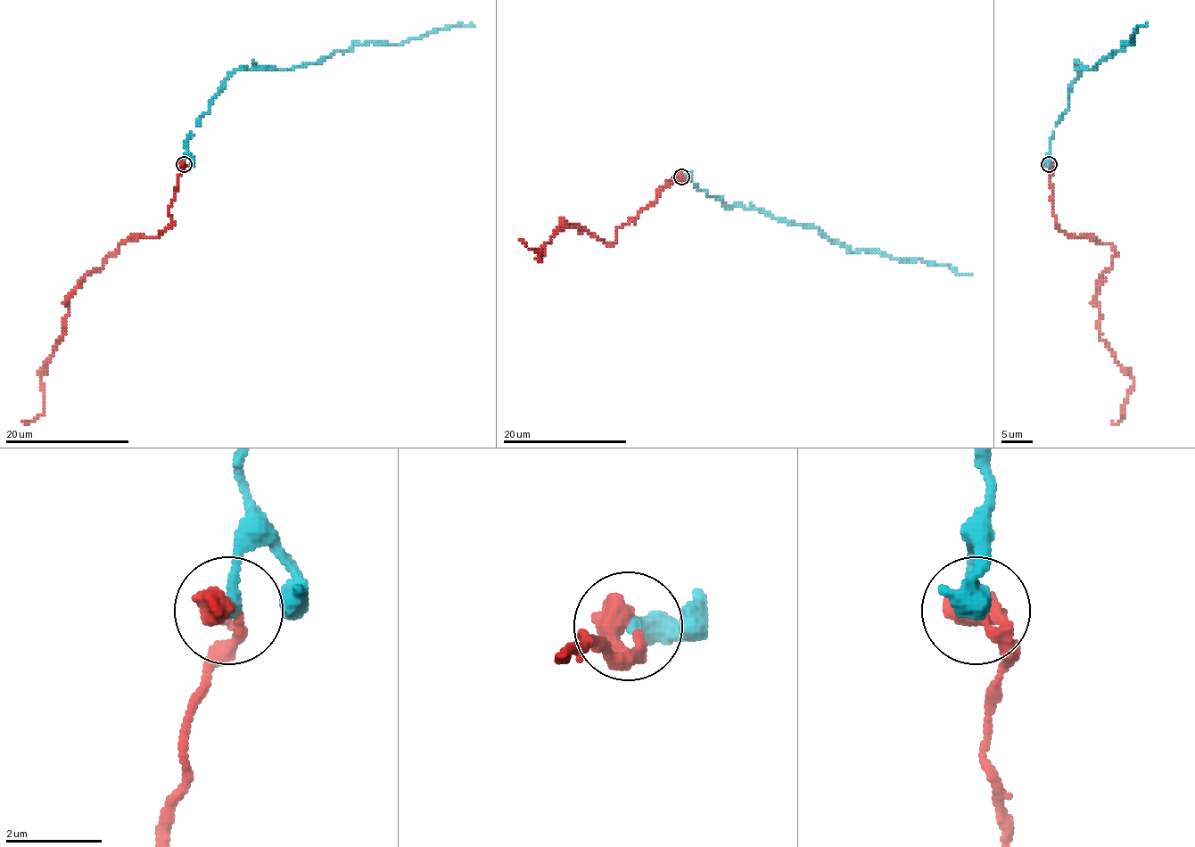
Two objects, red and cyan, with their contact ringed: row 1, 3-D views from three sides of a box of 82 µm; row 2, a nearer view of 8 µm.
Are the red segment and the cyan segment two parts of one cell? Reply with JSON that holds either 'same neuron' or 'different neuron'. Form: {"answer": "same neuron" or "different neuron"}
{"answer": "same neuron"}

